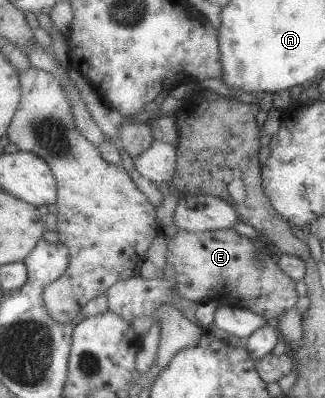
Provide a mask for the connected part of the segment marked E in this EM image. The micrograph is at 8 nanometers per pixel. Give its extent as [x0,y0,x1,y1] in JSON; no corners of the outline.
[165,227,298,323]

